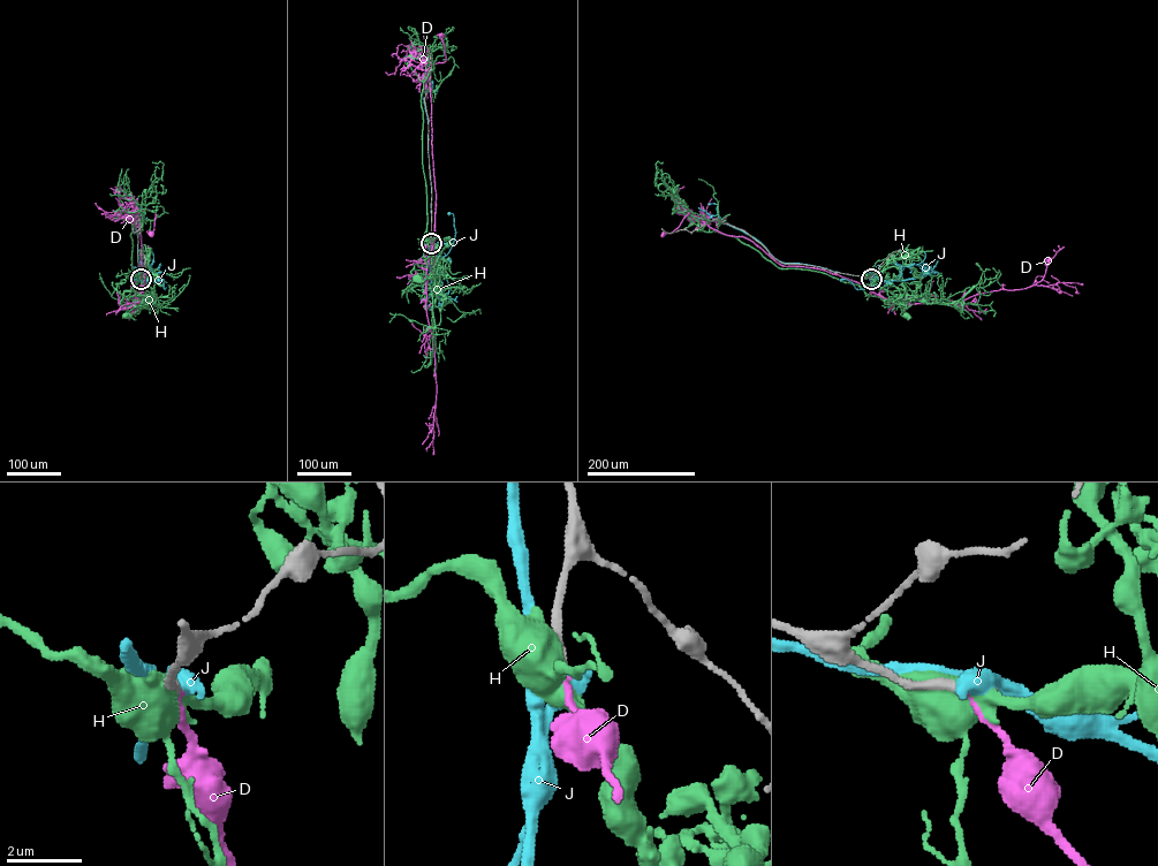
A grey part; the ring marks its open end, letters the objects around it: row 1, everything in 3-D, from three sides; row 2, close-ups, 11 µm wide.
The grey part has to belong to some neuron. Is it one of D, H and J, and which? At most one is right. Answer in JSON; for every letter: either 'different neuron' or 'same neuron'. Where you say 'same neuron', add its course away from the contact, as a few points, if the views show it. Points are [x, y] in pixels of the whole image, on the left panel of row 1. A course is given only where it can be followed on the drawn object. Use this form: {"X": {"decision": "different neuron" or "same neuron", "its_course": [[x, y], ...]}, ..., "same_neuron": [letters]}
{"D": {"decision": "different neuron"}, "H": {"decision": "different neuron"}, "J": {"decision": "different neuron"}, "same_neuron": []}

